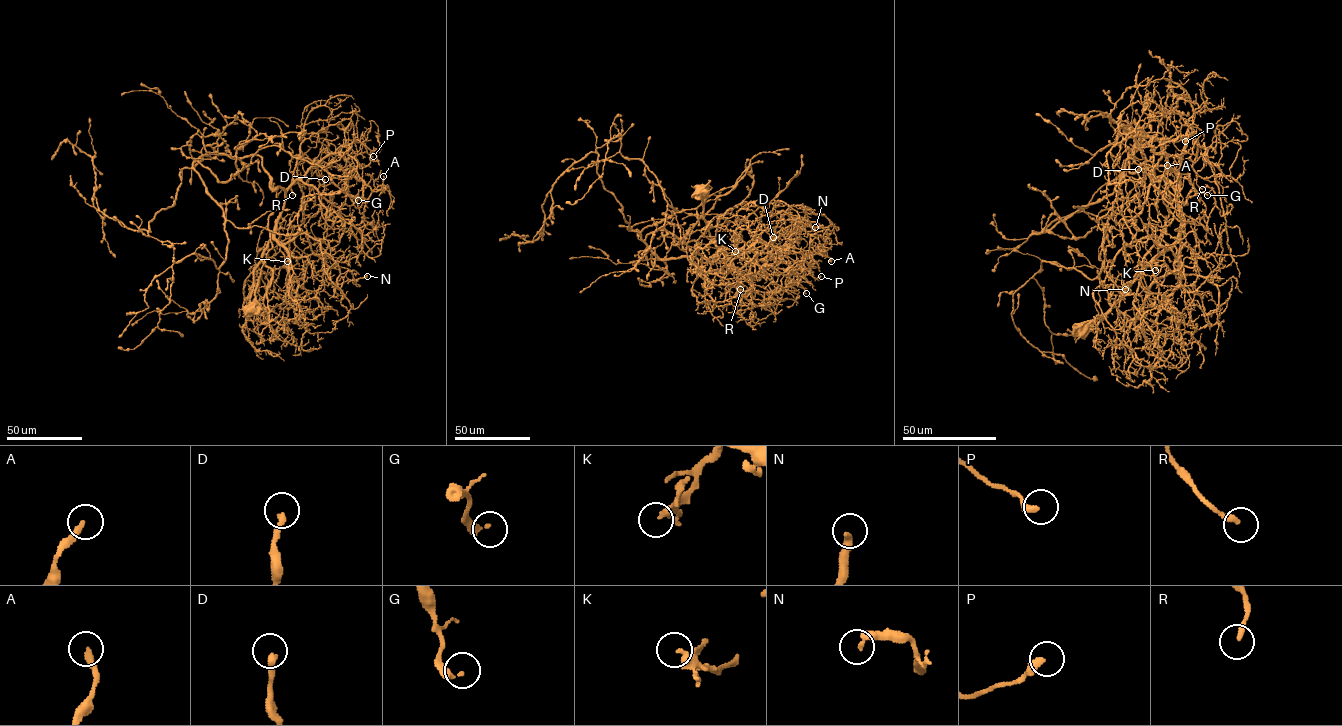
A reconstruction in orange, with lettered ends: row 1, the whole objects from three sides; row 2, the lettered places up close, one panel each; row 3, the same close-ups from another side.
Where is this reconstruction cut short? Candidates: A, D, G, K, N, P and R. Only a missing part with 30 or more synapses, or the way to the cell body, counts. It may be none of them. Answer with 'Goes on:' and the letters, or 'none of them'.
Goes on: none of them

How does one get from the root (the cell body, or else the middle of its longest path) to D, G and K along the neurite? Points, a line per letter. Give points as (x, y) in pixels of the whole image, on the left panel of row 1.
D: (253, 309), (272, 247), (268, 218), (277, 189), (285, 192), (300, 180), (322, 193), (325, 179)
G: (253, 309), (272, 247), (268, 218), (277, 189), (285, 192), (300, 180), (335, 206), (358, 200)
K: (253, 309), (261, 268), (272, 247), (268, 218), (279, 187), (284, 203), (275, 238), (293, 252), (287, 261)

